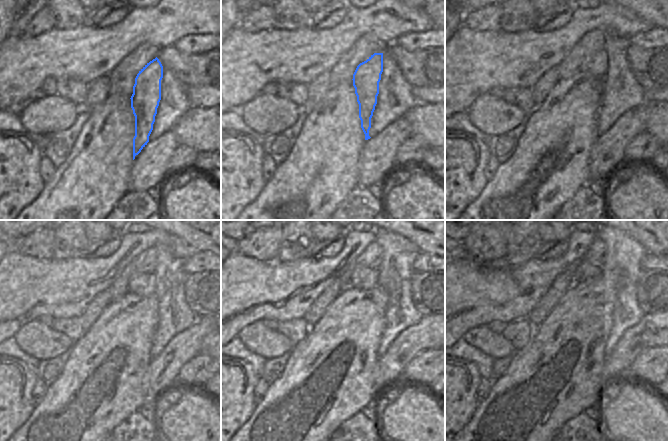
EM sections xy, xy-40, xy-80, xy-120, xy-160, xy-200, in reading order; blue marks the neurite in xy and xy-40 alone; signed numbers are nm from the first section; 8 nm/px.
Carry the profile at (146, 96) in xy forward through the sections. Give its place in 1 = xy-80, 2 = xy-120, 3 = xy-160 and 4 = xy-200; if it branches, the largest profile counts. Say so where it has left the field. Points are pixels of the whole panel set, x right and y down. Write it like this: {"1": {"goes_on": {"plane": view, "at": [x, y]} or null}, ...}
{"1": {"goes_on": {"plane": "xy-80", "at": [595, 66]}}, "2": {"goes_on": {"plane": "xy-120", "at": [143, 284]}}, "3": {"goes_on": {"plane": "xy-160", "at": [362, 277]}}, "4": {"goes_on": {"plane": "xy-200", "at": [584, 270]}}}

